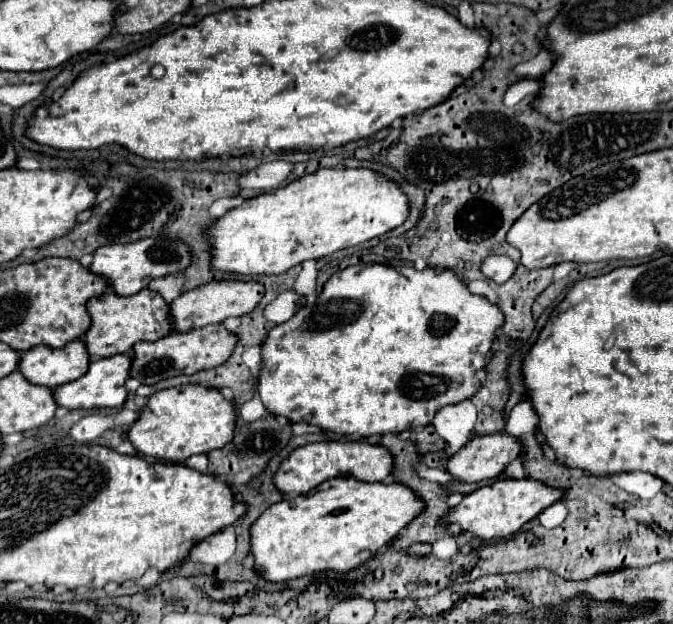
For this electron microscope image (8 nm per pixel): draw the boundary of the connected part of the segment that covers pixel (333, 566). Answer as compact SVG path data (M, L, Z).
M335 477L321 483L307 495L283 499L271 505L251 525L251 553L257 571L267 581L289 581L317 571L351 571L369 561L393 541L415 517L425 511L425 501L401 483L365 483L355 477Z

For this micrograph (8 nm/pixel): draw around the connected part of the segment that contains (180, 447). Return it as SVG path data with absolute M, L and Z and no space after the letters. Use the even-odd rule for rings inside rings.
M181 385L157 391L147 407L141 409L139 419L129 429L129 439L137 451L149 459L163 459L183 463L191 455L209 453L233 441L235 433L235 403L225 399L219 389L207 385Z

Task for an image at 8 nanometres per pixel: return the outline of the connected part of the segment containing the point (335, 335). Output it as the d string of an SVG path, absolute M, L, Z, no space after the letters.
M379 263L363 265L363 267L353 265L339 273L333 273L313 305L301 307L291 317L291 321L287 321L285 325L277 325L275 329L269 331L267 339L263 341L263 363L265 365L263 365L263 371L257 381L257 393L263 401L263 405L271 413L283 415L293 423L305 421L305 423L317 425L325 431L333 431L337 435L357 433L361 437L369 437L369 435L401 433L405 429L427 427L433 421L433 415L441 407L467 401L479 391L481 381L477 379L477 371L487 367L489 353L497 339L495 333L497 333L497 329L501 329L503 323L505 323L505 317L501 315L501 309L497 305L493 305L487 297L471 293L467 283L463 281L463 277L459 277L451 269L443 269L441 273L437 273L437 267L425 267L423 271L417 271L413 267L391 267L391 265L379 265Z

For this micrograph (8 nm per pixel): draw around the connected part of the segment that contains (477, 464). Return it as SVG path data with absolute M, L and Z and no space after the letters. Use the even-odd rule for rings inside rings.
M493 433L469 441L459 453L447 461L447 471L457 481L477 483L483 479L497 479L507 465L515 461L523 451L517 437L509 433Z

